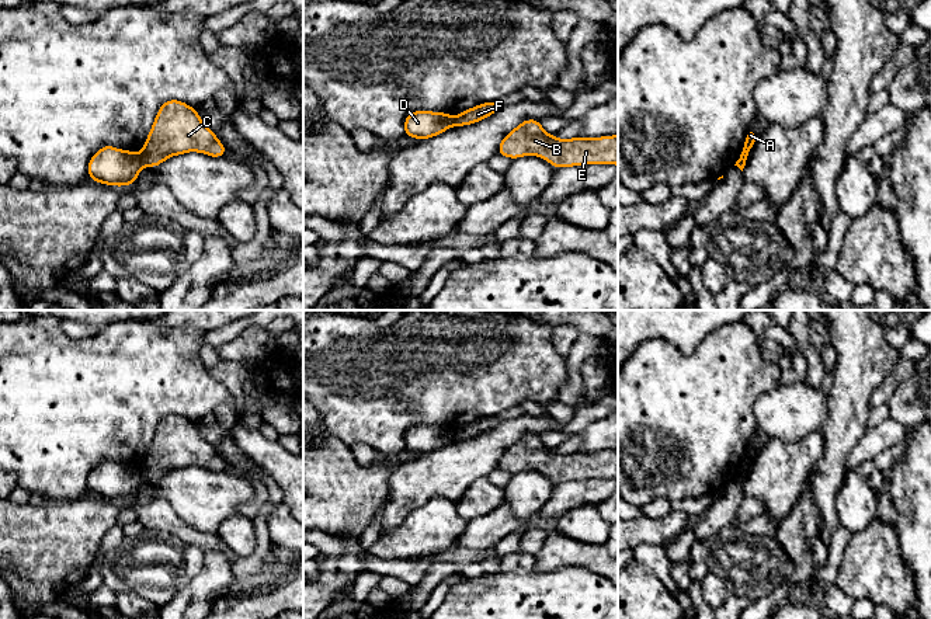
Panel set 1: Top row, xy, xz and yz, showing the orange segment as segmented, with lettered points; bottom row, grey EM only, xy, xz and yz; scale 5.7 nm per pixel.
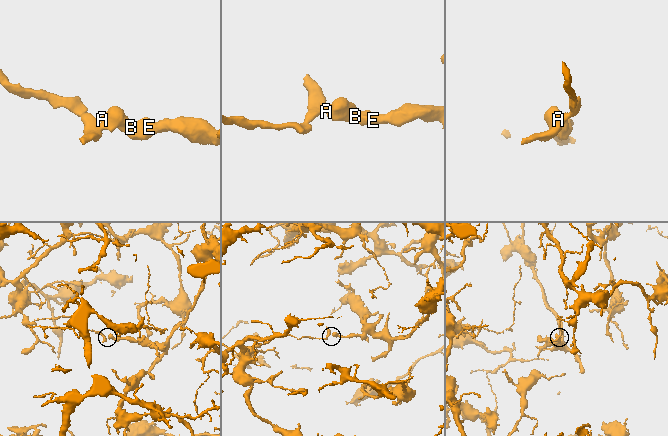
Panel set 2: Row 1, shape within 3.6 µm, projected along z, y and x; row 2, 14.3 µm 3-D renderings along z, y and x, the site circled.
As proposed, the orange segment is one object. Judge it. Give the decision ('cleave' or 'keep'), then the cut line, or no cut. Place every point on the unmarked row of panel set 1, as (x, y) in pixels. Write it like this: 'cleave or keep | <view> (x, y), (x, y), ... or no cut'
cleave | xy (139, 470), (143, 479)

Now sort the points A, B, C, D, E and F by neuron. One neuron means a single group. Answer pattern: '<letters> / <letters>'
A B C E F / D

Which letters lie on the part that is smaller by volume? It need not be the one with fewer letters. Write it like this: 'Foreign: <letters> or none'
Foreign: A, B, C, E, F

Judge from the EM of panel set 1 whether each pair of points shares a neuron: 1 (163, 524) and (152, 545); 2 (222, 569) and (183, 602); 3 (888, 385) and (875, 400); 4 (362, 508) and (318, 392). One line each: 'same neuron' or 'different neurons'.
1: different neurons
2: same neuron
3: same neuron
4: different neurons

